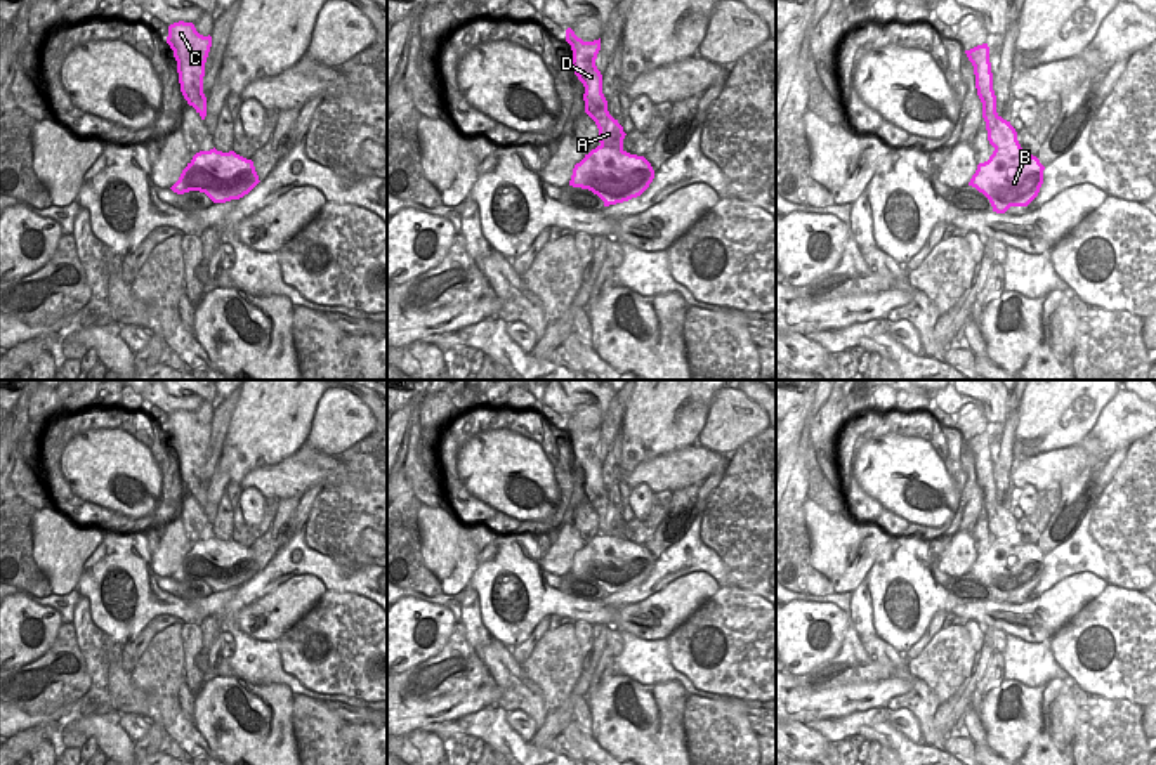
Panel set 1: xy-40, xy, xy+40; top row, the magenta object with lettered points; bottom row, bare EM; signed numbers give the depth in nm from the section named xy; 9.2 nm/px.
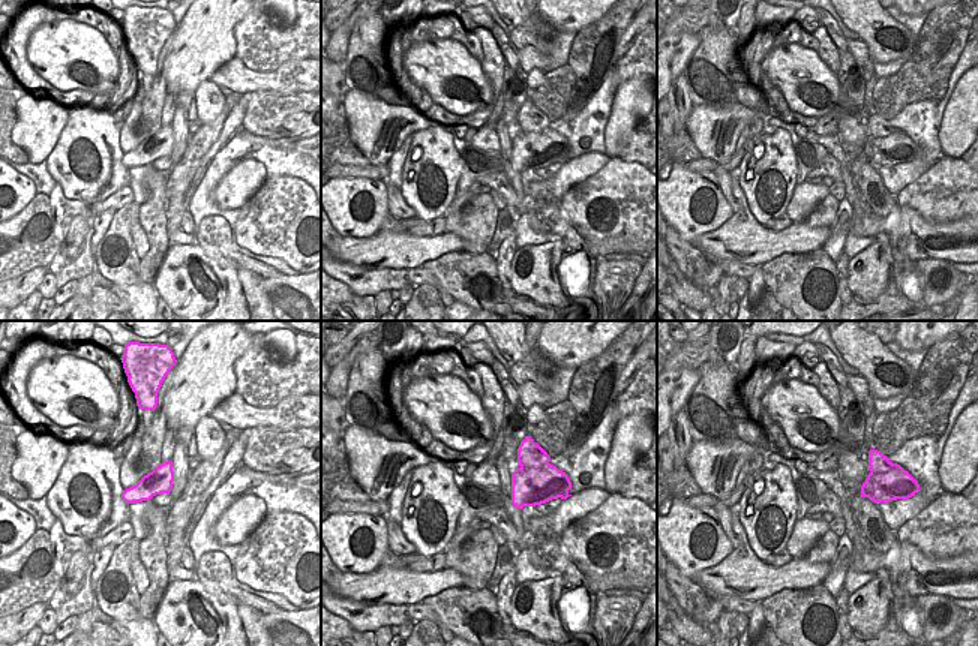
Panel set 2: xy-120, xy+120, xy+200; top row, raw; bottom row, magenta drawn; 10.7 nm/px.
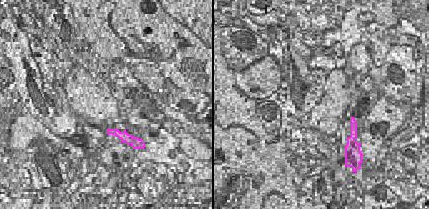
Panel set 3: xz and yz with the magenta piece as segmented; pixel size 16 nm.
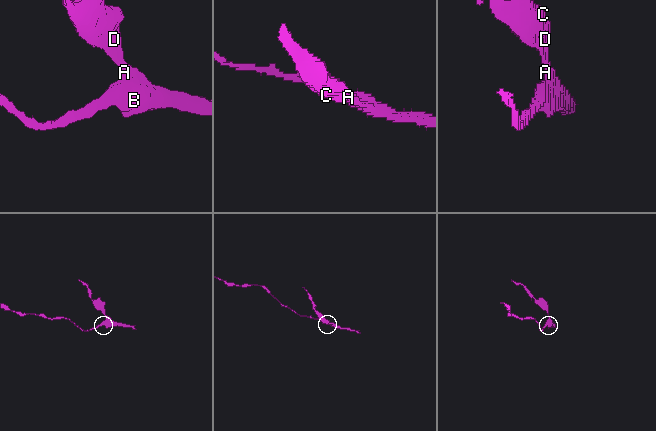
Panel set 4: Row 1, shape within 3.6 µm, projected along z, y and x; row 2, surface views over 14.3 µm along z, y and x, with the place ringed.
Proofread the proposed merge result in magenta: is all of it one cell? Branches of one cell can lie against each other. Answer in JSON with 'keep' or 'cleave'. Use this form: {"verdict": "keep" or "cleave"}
{"verdict": "cleave"}

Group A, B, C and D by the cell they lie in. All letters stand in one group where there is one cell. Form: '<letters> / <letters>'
A C D / B

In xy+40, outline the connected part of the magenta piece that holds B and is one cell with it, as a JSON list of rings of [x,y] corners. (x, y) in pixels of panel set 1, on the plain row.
[[[998,538],[979,552],[969,574],[982,581],[996,602],[1028,595],[1040,581],[1045,555],[1033,543],[1007,545]]]

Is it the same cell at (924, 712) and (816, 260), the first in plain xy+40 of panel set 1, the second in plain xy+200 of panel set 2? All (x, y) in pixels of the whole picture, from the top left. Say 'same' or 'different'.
same

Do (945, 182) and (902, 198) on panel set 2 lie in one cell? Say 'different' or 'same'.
same

